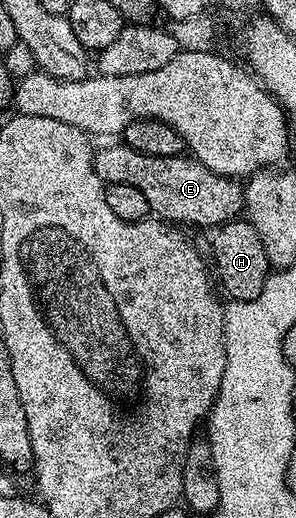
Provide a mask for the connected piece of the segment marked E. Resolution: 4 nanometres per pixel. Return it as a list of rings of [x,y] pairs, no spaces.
[[[112,141],[109,147],[104,147],[95,152],[94,162],[98,177],[104,184],[117,183],[118,185],[134,185],[146,197],[148,210],[153,216],[159,217],[173,225],[193,223],[196,227],[215,229],[221,223],[231,223],[237,218],[236,214],[244,211],[244,189],[237,180],[214,173],[189,157],[187,154],[171,155],[170,157],[154,157],[146,153],[138,153],[123,141]]]

